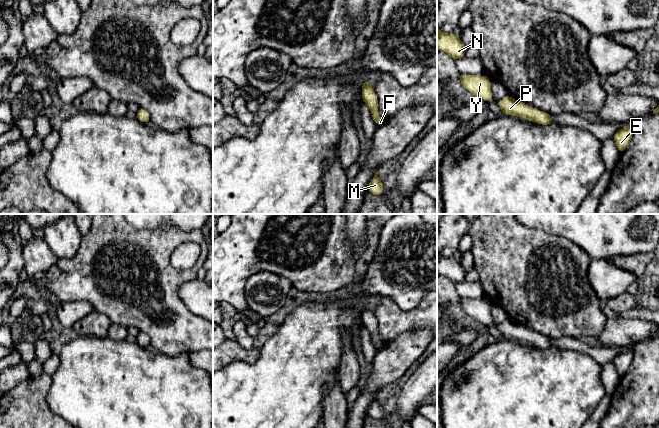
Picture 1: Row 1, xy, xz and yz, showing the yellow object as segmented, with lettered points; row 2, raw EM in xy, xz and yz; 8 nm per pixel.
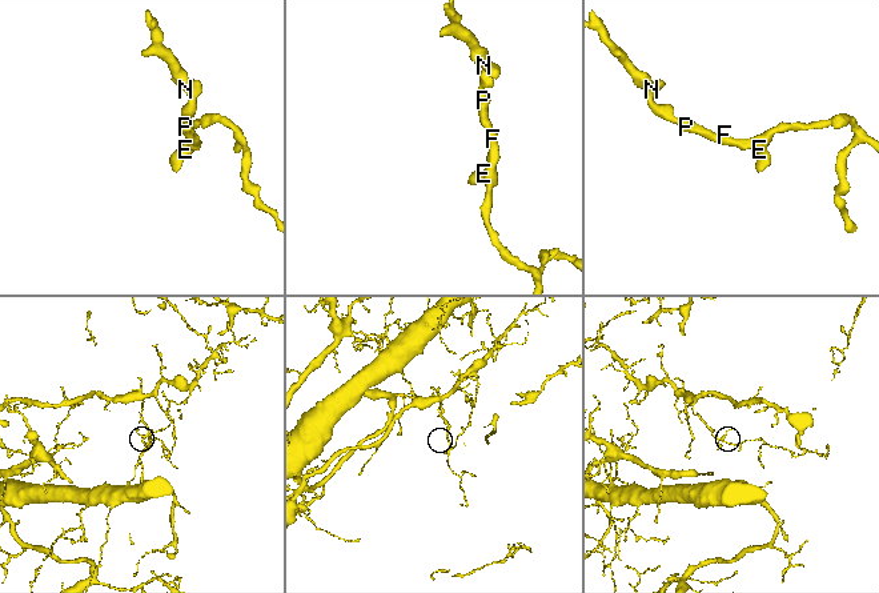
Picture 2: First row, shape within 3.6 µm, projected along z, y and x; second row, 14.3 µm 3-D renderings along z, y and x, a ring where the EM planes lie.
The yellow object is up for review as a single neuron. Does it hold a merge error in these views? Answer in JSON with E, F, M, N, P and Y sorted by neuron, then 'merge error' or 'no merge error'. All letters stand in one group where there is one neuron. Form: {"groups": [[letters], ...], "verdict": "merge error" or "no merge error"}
{"groups": [["E", "F", "M", "N", "P", "Y"]], "verdict": "no merge error"}

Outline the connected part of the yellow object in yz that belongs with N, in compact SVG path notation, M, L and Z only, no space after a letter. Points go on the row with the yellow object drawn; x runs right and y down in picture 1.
M437 26L437 50L448 53L455 60L464 57L466 49L455 33L444 33Z

